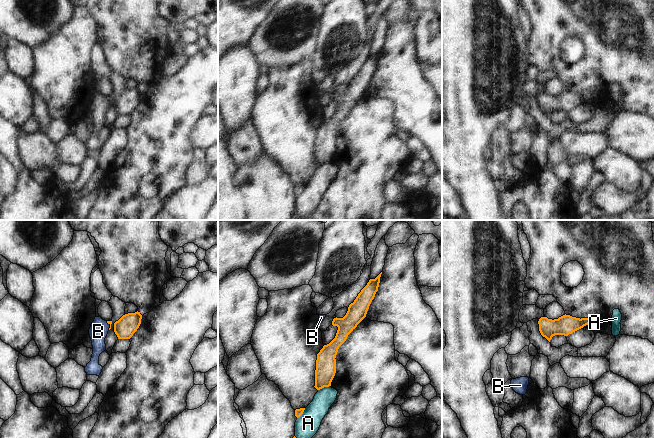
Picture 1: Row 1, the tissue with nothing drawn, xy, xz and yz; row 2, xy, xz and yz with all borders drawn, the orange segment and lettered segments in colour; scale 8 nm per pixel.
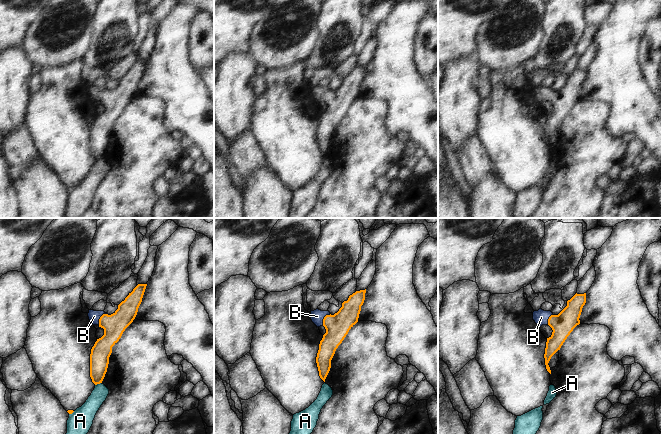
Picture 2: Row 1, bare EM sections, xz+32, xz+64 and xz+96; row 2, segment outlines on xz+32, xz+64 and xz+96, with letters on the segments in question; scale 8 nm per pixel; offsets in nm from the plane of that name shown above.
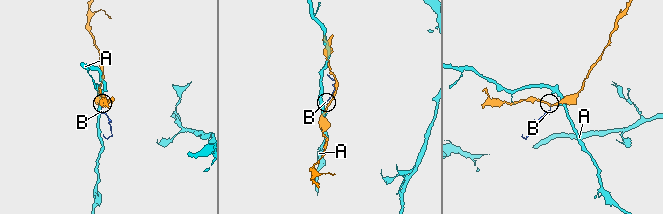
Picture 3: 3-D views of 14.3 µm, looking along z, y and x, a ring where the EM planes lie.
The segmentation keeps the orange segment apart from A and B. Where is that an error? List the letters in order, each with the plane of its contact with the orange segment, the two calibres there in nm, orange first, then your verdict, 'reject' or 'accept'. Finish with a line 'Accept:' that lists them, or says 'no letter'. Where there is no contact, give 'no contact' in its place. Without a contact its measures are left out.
A: meets orange in xz; 160 nm thick on the orange side, 160 nm on the other; reject
B: meets orange in xy; 30 nm thick on the orange side, 150 nm on the other; accept
Accept: B

